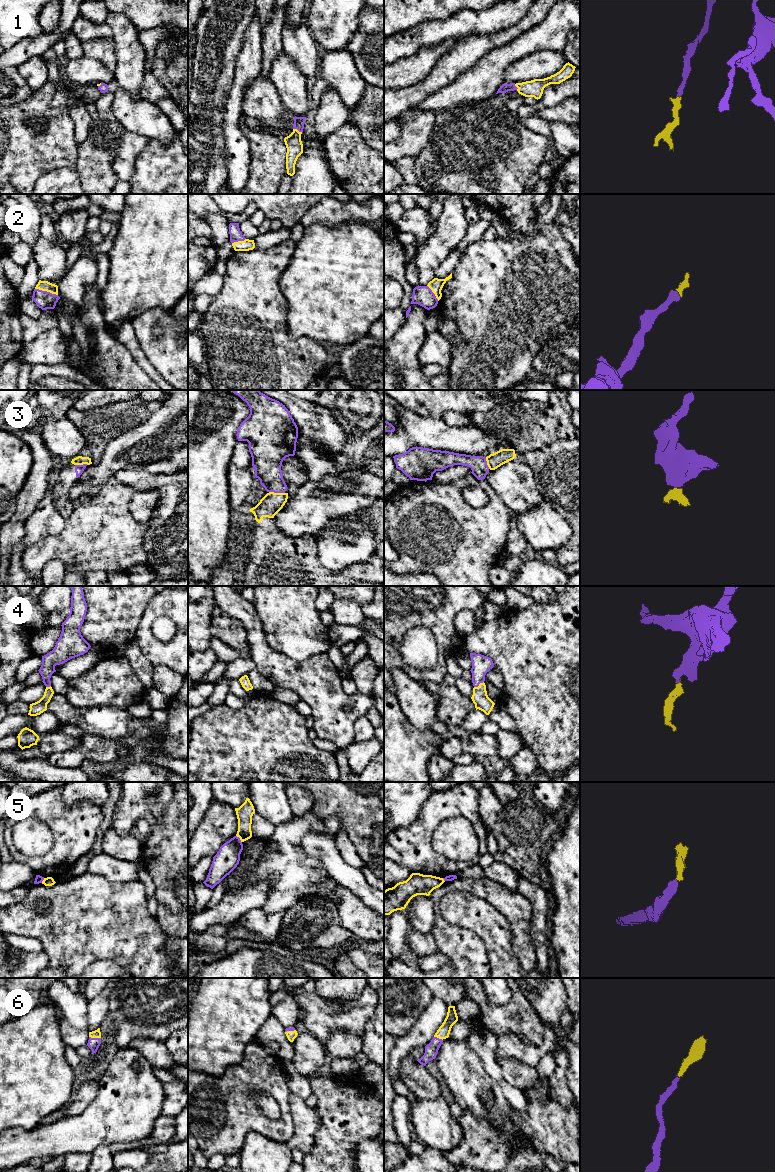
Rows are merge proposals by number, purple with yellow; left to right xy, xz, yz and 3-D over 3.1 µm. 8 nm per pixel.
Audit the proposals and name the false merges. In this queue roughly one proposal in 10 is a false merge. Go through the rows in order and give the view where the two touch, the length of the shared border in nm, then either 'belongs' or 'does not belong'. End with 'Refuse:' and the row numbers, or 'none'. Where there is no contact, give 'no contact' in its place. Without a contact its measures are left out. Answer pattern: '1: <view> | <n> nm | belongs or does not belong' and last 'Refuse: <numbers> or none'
1: xz | 80 nm | belongs
2: xy | 190 nm | belongs
3: xz | 130 nm | belongs
4: yz | 90 nm | belongs
5: xz | 80 nm | does not belong
6: xy | 90 nm | belongs
Refuse: 5

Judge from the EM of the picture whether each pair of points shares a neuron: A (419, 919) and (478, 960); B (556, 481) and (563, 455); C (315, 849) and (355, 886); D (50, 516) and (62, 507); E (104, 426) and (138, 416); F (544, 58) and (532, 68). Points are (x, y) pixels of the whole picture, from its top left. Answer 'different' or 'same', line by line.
A: different
B: same
C: same
D: different
E: same
F: same

